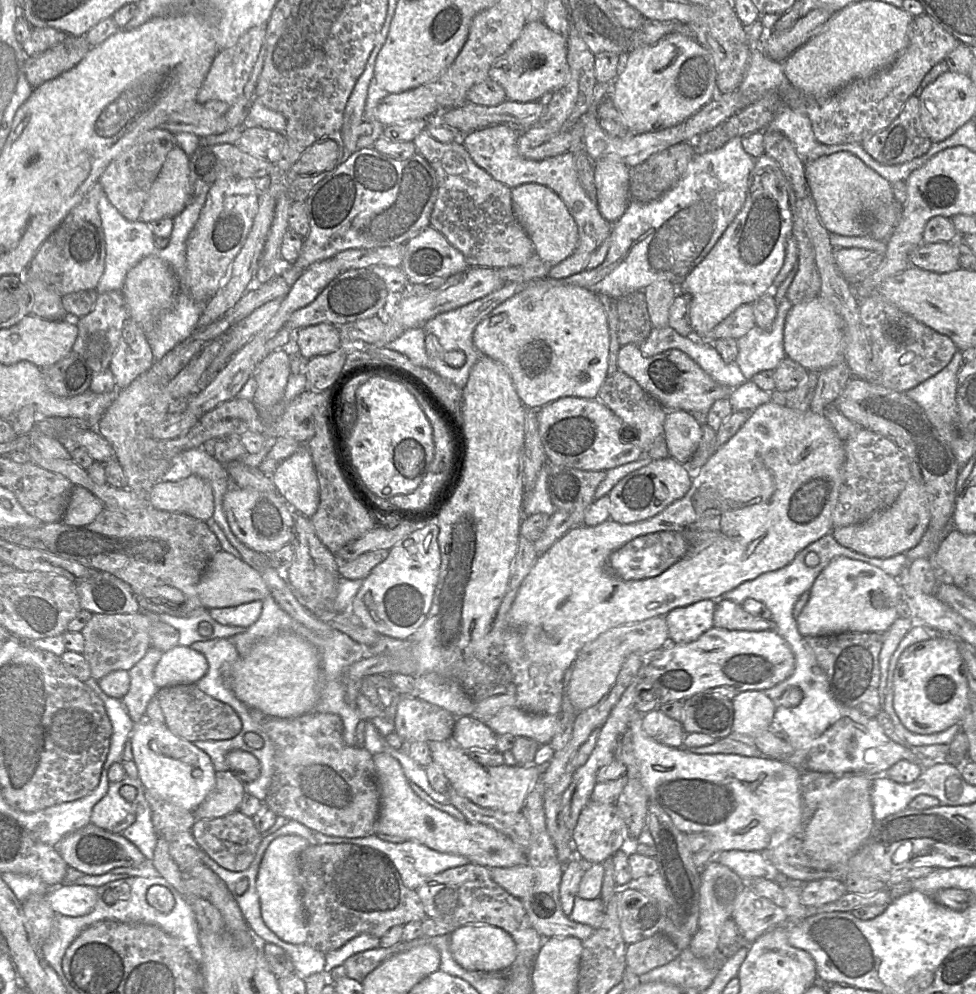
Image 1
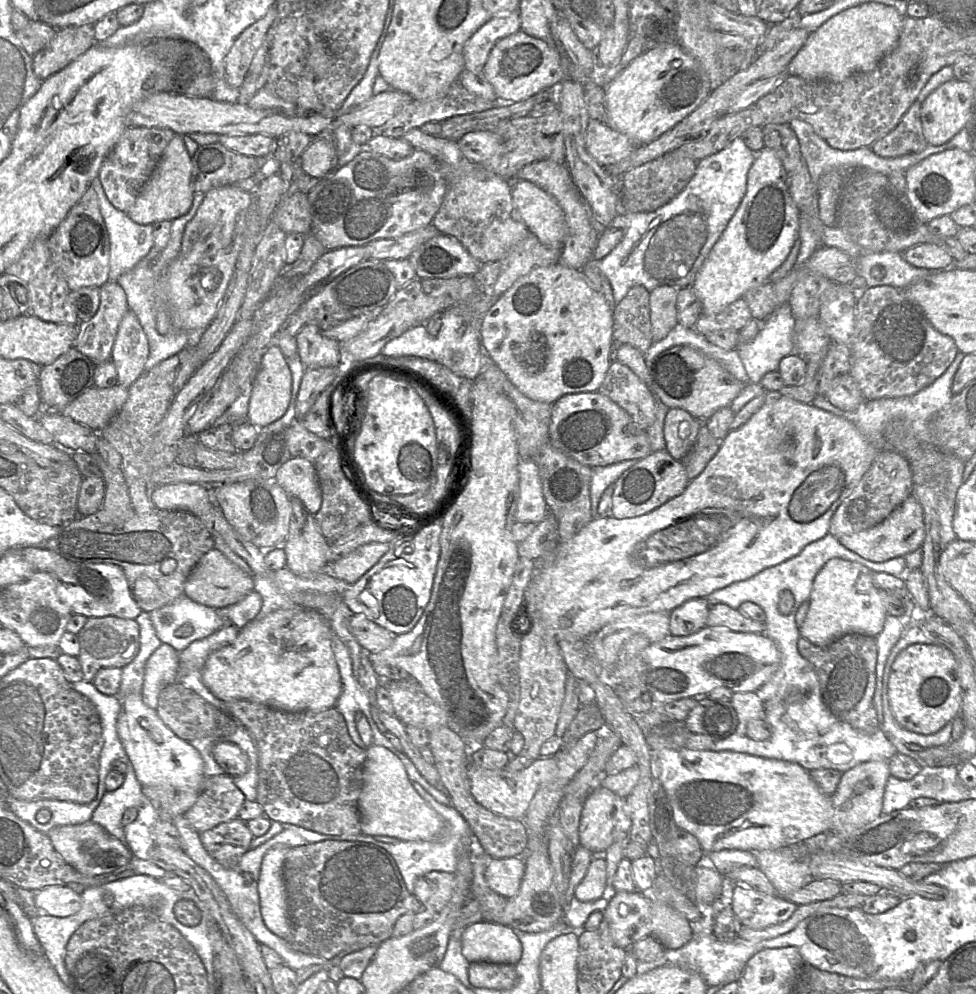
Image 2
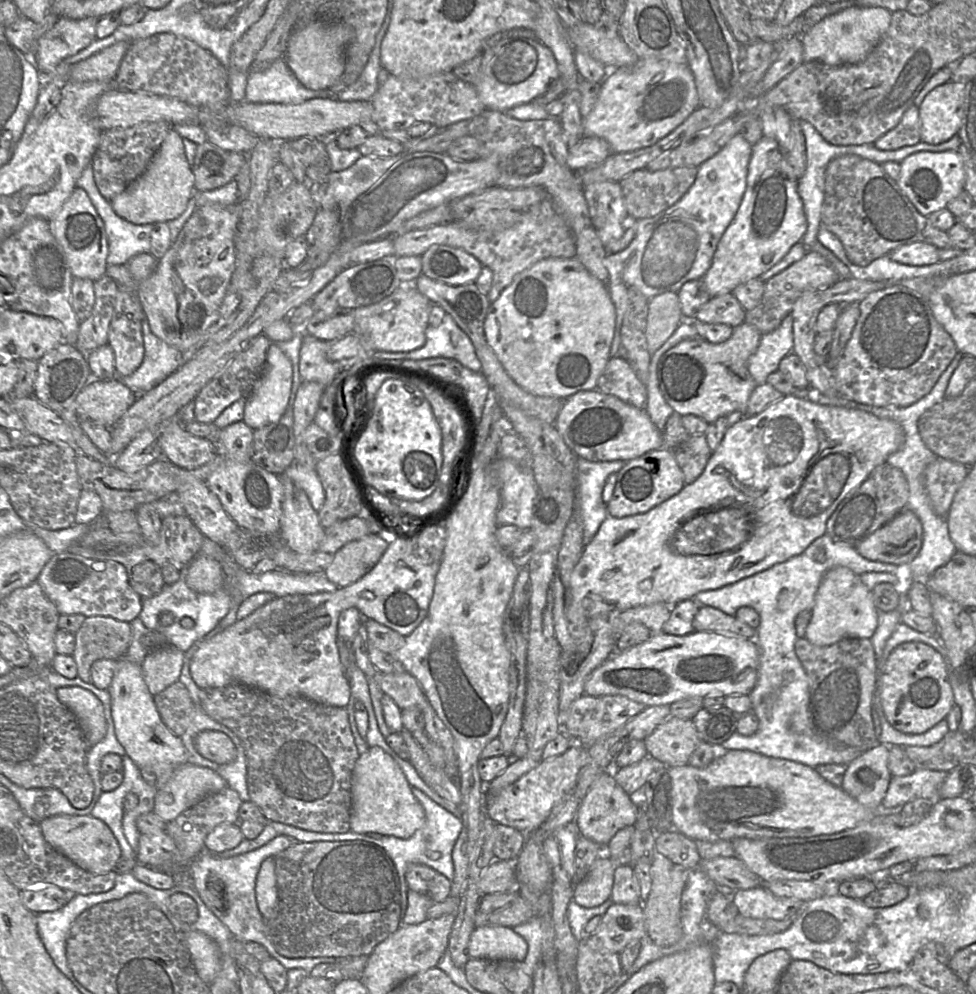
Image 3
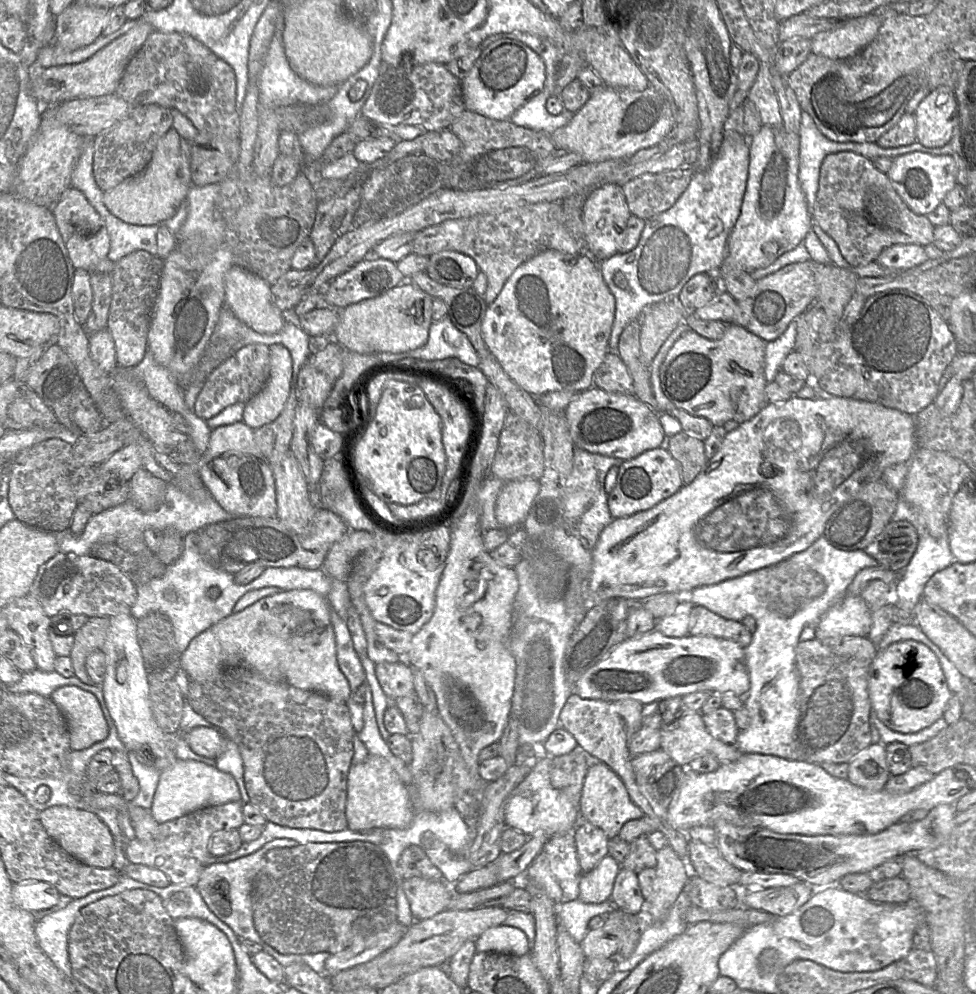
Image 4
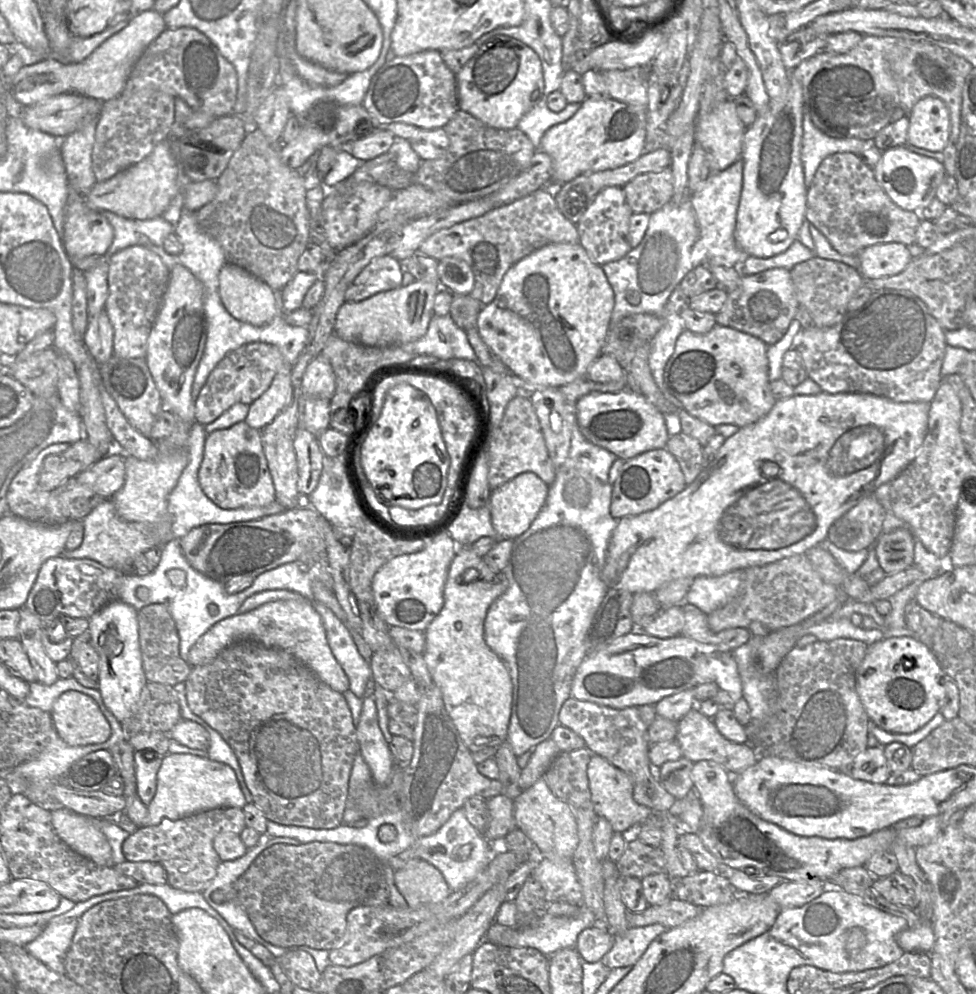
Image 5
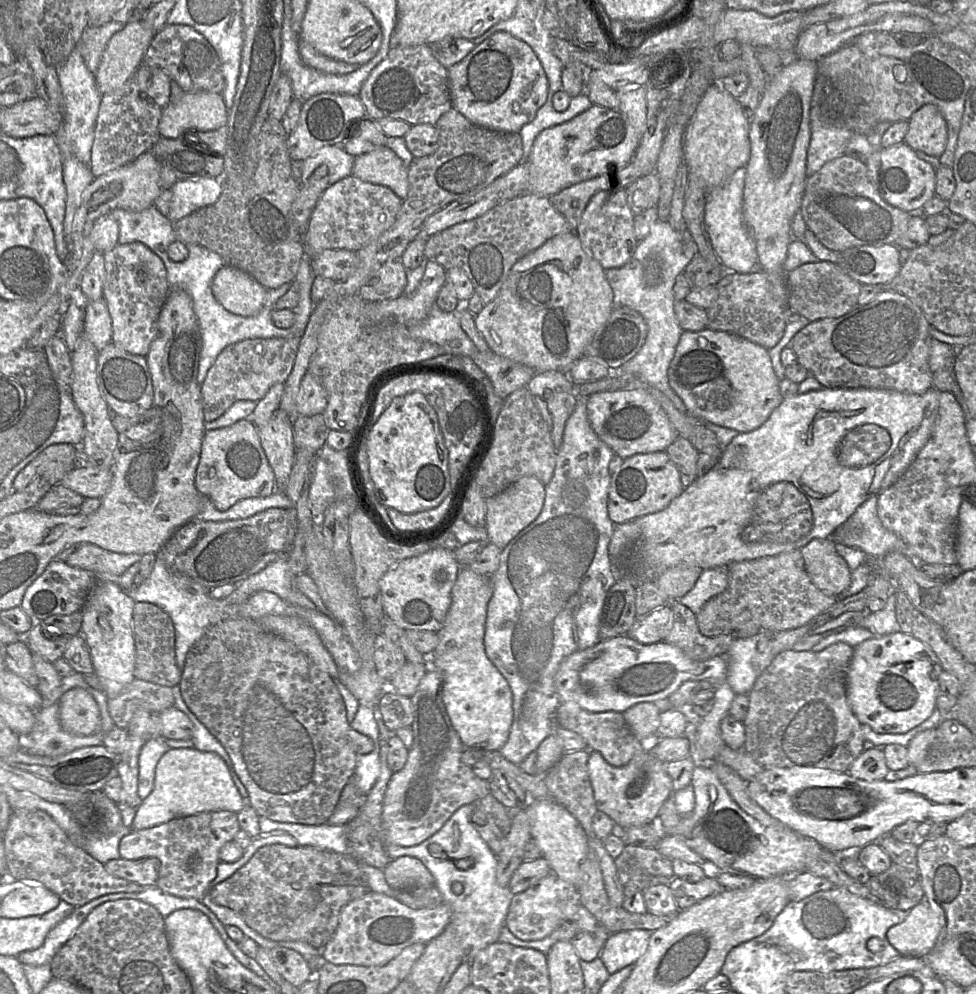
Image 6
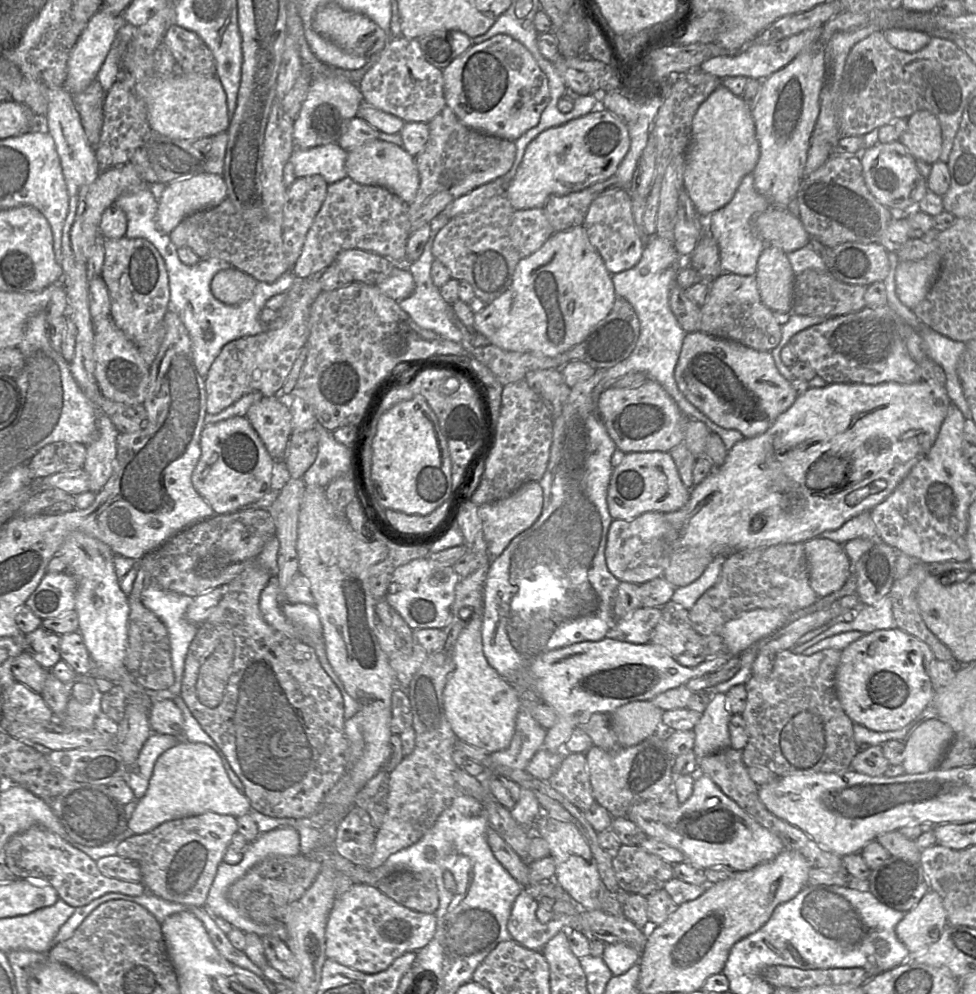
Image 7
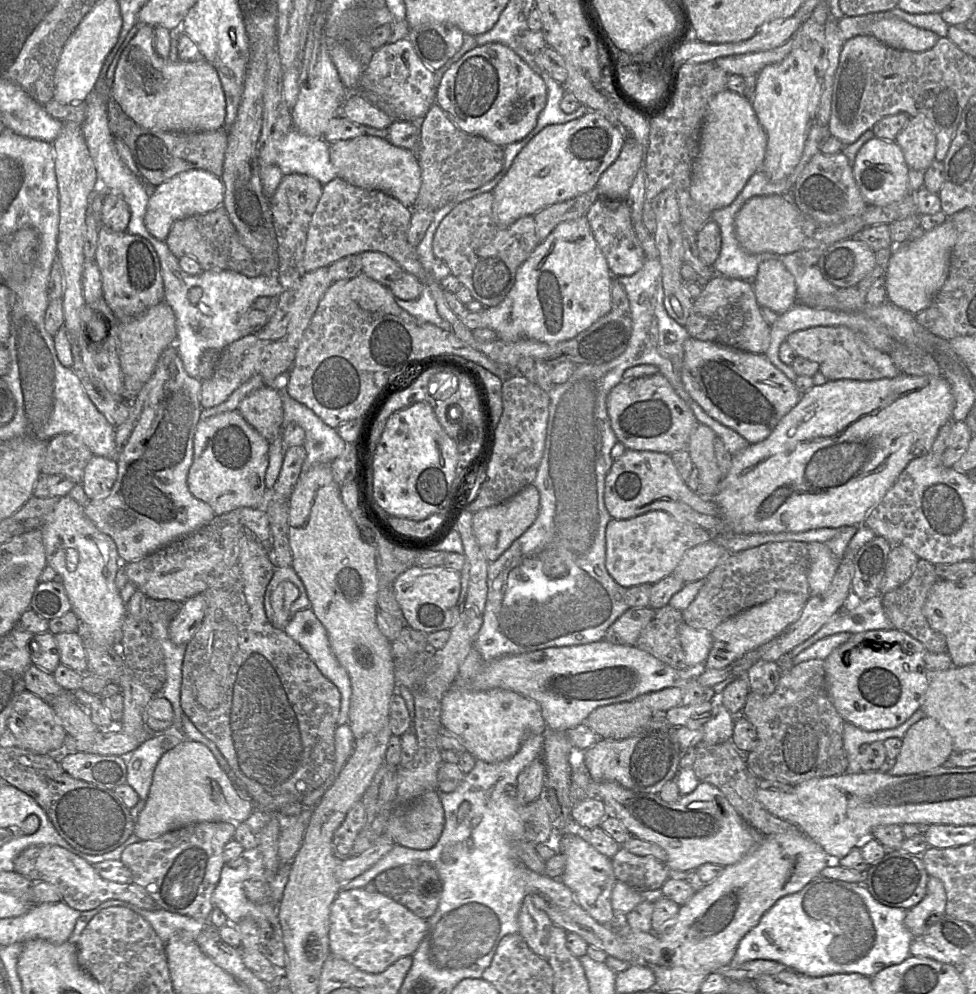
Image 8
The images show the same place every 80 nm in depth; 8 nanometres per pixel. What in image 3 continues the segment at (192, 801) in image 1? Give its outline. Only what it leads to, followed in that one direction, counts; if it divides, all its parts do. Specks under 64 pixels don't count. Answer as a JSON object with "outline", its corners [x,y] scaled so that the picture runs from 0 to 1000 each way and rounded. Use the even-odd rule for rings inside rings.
{"outline":[[[128,661],[119,664],[120,670],[110,693],[114,701],[114,718],[122,747],[139,771],[144,774],[161,768],[174,768],[179,772],[194,769],[193,756],[185,742],[167,727],[157,700],[147,682],[145,671]]]}

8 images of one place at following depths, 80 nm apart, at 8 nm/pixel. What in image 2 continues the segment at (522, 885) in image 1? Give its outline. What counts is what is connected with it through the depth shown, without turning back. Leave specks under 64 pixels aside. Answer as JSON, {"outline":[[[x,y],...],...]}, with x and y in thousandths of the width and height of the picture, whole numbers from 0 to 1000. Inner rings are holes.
{"outline":[[[536,862],[503,863],[497,874],[497,886],[504,895],[520,904],[531,898],[538,873]]]}

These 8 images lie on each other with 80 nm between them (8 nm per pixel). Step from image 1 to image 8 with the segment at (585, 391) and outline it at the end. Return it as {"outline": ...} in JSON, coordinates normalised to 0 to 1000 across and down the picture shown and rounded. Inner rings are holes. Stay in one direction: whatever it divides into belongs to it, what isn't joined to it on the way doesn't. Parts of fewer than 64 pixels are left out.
{"outline":[[[598,216],[574,224],[551,245],[531,270],[527,287],[512,306],[497,309],[489,315],[481,314],[472,323],[484,333],[501,330],[509,336],[510,341],[520,344],[545,341],[568,346],[590,339],[620,318],[626,312],[626,293],[627,275]]]}

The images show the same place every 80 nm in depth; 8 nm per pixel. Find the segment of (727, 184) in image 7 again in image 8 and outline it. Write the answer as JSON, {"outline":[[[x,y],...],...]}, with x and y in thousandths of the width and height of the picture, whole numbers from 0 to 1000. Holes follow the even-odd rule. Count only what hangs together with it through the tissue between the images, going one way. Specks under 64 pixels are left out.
{"outline":[[[743,90],[727,102],[720,123],[715,155],[708,172],[708,198],[728,213],[747,206],[767,179],[781,169],[786,136],[770,103],[761,96]]]}

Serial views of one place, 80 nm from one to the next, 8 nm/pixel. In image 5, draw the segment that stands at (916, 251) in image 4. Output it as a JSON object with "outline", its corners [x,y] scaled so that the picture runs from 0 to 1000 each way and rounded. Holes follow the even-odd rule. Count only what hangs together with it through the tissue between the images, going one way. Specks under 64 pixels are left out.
{"outline":[[[924,244],[890,247],[878,258],[881,264],[879,273],[885,283],[919,277],[935,261],[931,248]]]}

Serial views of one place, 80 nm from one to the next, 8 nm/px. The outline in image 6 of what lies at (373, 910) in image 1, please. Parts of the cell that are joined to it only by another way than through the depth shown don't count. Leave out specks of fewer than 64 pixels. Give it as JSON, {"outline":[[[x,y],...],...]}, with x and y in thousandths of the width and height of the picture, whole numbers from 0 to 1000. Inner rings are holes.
{"outline":[[[279,849],[266,853],[249,872],[222,889],[215,901],[219,908],[244,919],[256,934],[272,944],[283,948],[310,947],[331,955],[346,933],[350,913],[378,896],[371,869],[361,860],[321,851]]]}

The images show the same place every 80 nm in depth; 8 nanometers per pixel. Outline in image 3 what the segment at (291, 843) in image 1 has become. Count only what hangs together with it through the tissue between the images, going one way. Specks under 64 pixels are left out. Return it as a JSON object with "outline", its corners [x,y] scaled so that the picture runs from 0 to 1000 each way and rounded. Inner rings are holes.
{"outline":[[[280,862],[272,864],[263,879],[261,890],[262,908],[270,926],[277,926],[283,920],[285,896]]]}

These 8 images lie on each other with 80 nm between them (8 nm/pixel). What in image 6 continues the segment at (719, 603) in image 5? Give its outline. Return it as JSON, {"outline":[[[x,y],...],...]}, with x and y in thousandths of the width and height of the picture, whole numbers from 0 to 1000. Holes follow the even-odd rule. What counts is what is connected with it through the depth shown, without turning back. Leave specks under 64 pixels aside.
{"outline":[[[746,569],[720,572],[710,592],[696,602],[695,605],[714,618],[726,603],[741,596],[746,588]]]}

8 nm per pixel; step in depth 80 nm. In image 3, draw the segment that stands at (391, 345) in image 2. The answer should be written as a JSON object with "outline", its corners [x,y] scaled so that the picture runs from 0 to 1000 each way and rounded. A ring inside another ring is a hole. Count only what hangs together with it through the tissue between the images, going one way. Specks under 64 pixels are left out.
{"outline":[[[456,316],[448,329],[438,328],[435,346],[419,354],[385,353],[382,361],[389,362],[432,362],[438,360],[460,360],[471,364],[486,374],[494,374],[494,366],[481,338]]]}

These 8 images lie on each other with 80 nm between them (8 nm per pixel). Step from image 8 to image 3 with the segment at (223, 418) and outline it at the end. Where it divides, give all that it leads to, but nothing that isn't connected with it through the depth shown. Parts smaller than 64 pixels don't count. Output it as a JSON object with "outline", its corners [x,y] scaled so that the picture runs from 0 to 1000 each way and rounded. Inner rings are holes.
{"outline":[[[249,424],[225,432],[221,449],[227,465],[210,485],[246,531],[285,536],[289,516],[289,486],[285,478],[273,474],[258,464],[259,435]]]}

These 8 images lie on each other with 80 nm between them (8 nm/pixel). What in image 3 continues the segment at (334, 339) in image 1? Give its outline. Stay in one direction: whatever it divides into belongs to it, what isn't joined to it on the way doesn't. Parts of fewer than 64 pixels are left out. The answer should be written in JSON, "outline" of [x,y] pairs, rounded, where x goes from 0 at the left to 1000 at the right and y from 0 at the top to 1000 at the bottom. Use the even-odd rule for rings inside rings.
{"outline":[[[310,335],[306,354],[306,375],[309,383],[325,384],[334,389],[349,373],[334,359],[335,344]]]}

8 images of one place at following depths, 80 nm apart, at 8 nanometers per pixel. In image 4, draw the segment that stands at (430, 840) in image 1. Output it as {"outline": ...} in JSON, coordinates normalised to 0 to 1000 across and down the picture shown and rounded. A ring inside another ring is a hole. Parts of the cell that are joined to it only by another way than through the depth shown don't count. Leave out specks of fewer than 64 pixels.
{"outline":[[[378,759],[367,769],[360,769],[356,785],[355,824],[357,833],[372,836],[381,833],[416,833],[425,820],[419,791],[414,789],[392,762]]]}

